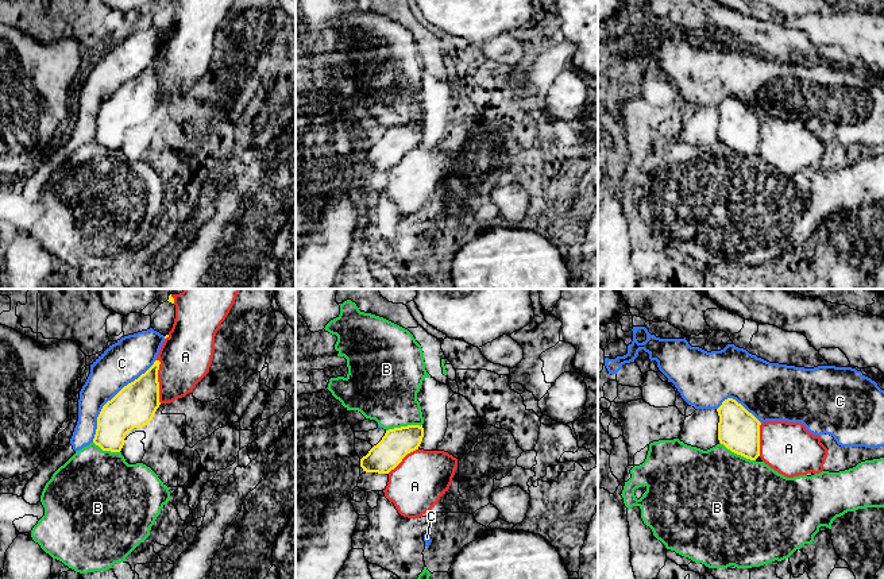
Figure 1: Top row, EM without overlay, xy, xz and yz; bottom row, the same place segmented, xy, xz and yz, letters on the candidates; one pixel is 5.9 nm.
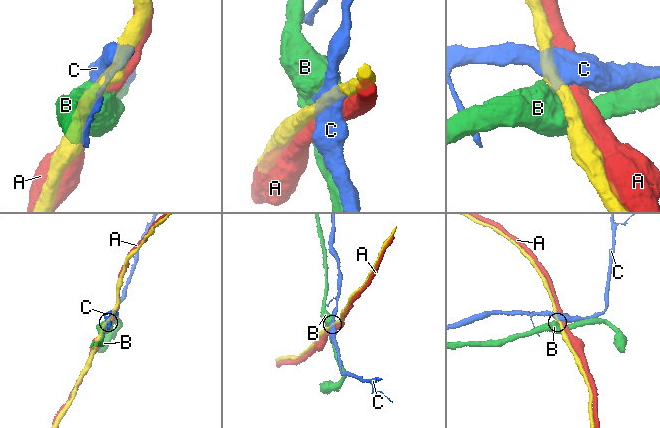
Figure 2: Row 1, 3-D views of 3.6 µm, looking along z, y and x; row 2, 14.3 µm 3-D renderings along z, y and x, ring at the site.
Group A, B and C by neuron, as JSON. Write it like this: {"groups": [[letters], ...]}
{"groups": [["A"], ["B"], ["C"]]}

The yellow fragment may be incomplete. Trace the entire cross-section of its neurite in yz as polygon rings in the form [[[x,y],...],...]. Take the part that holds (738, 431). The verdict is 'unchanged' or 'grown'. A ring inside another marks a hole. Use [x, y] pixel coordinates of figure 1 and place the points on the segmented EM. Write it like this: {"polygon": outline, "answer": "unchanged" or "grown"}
{"polygon": [[[733,398],[725,399],[717,412],[718,440],[731,452],[750,460],[760,456],[787,478],[823,471],[829,449],[802,422],[760,422]]], "answer": "grown"}

